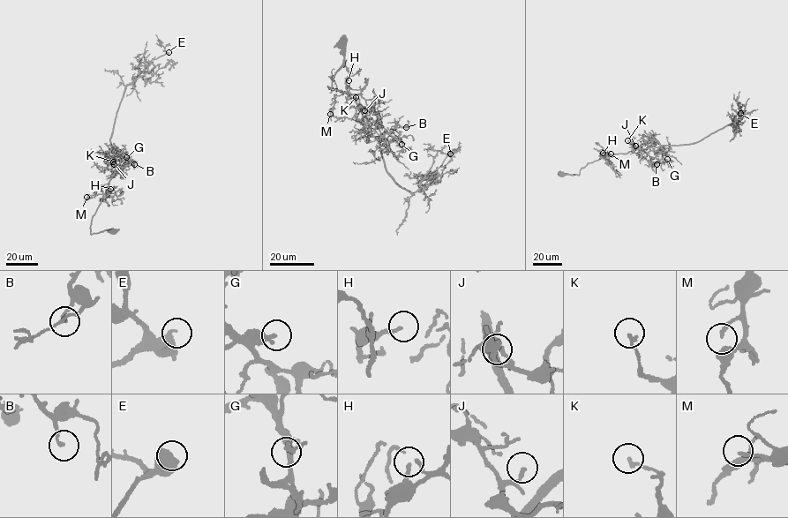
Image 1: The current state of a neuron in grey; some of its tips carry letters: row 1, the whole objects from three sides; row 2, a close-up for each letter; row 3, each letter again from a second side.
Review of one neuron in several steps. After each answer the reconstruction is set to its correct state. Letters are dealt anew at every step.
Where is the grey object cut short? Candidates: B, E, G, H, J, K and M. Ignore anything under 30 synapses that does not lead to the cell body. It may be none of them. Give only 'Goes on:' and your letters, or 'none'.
Goes on: E, G

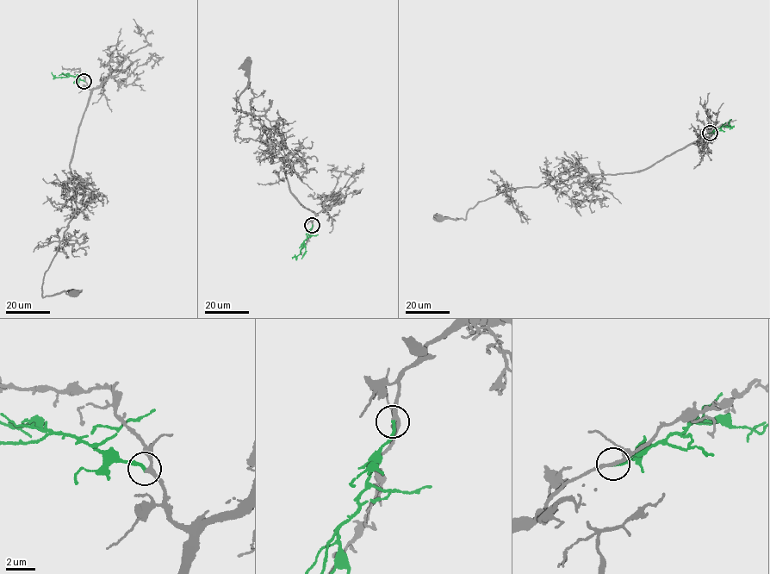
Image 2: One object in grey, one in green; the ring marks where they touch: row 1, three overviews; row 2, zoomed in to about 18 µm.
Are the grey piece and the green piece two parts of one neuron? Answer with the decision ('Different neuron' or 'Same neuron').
Same neuron

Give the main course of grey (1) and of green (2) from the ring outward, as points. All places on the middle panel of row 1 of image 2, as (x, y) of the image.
1: (313, 225), (315, 214), (291, 191), (283, 159), (273, 154), (270, 129), (232, 108), (248, 81), (246, 65)
2: (312, 225), (299, 254), (292, 258)

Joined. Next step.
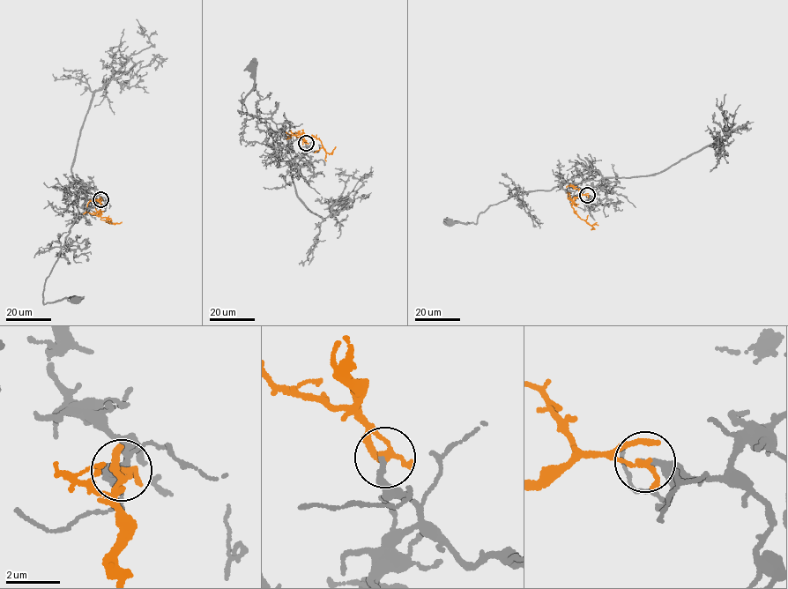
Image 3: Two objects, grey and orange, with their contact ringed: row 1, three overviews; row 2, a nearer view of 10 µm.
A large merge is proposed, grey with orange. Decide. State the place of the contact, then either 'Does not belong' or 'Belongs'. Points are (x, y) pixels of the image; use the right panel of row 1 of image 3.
Place: (587, 195). Does not belong

